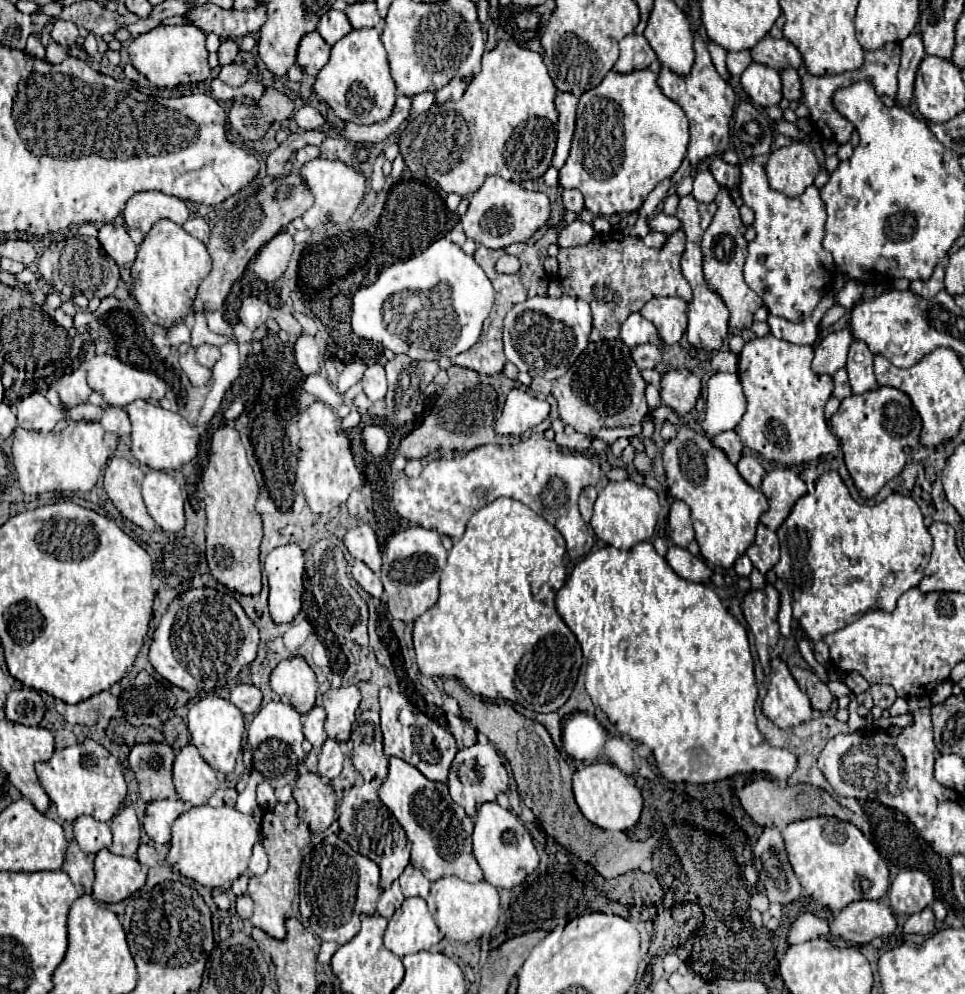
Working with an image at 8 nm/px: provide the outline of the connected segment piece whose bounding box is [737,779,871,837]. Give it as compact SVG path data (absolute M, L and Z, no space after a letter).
M759 779L753 781L749 785L745 785L739 793L737 793L743 809L747 811L747 815L761 827L775 827L779 831L783 831L791 821L799 821L799 819L809 819L809 817L819 817L819 815L835 815L841 821L849 821L853 825L857 825L867 837L871 833L869 829L869 821L865 817L855 815L853 811L841 807L827 791L823 791L821 787L809 785L809 783L799 783L793 787L779 787L773 779Z

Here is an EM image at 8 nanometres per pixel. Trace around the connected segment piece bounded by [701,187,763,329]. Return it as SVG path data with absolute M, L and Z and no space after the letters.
M721 187L717 195L717 213L713 215L711 225L703 233L701 251L703 255L715 255L717 259L717 263L703 263L703 273L705 273L705 279L709 281L709 287L723 297L731 313L731 319L729 319L731 329L749 329L753 323L753 313L763 305L759 295L753 289L749 289L743 279L743 263L747 257L747 241L743 233L745 233L745 225L741 221L739 209L731 199L729 189Z

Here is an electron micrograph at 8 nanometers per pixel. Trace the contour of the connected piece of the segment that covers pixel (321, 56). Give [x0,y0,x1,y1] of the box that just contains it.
[297,31,329,75]

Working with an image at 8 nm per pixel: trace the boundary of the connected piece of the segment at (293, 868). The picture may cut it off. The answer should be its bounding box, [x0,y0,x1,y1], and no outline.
[247,799,311,939]

